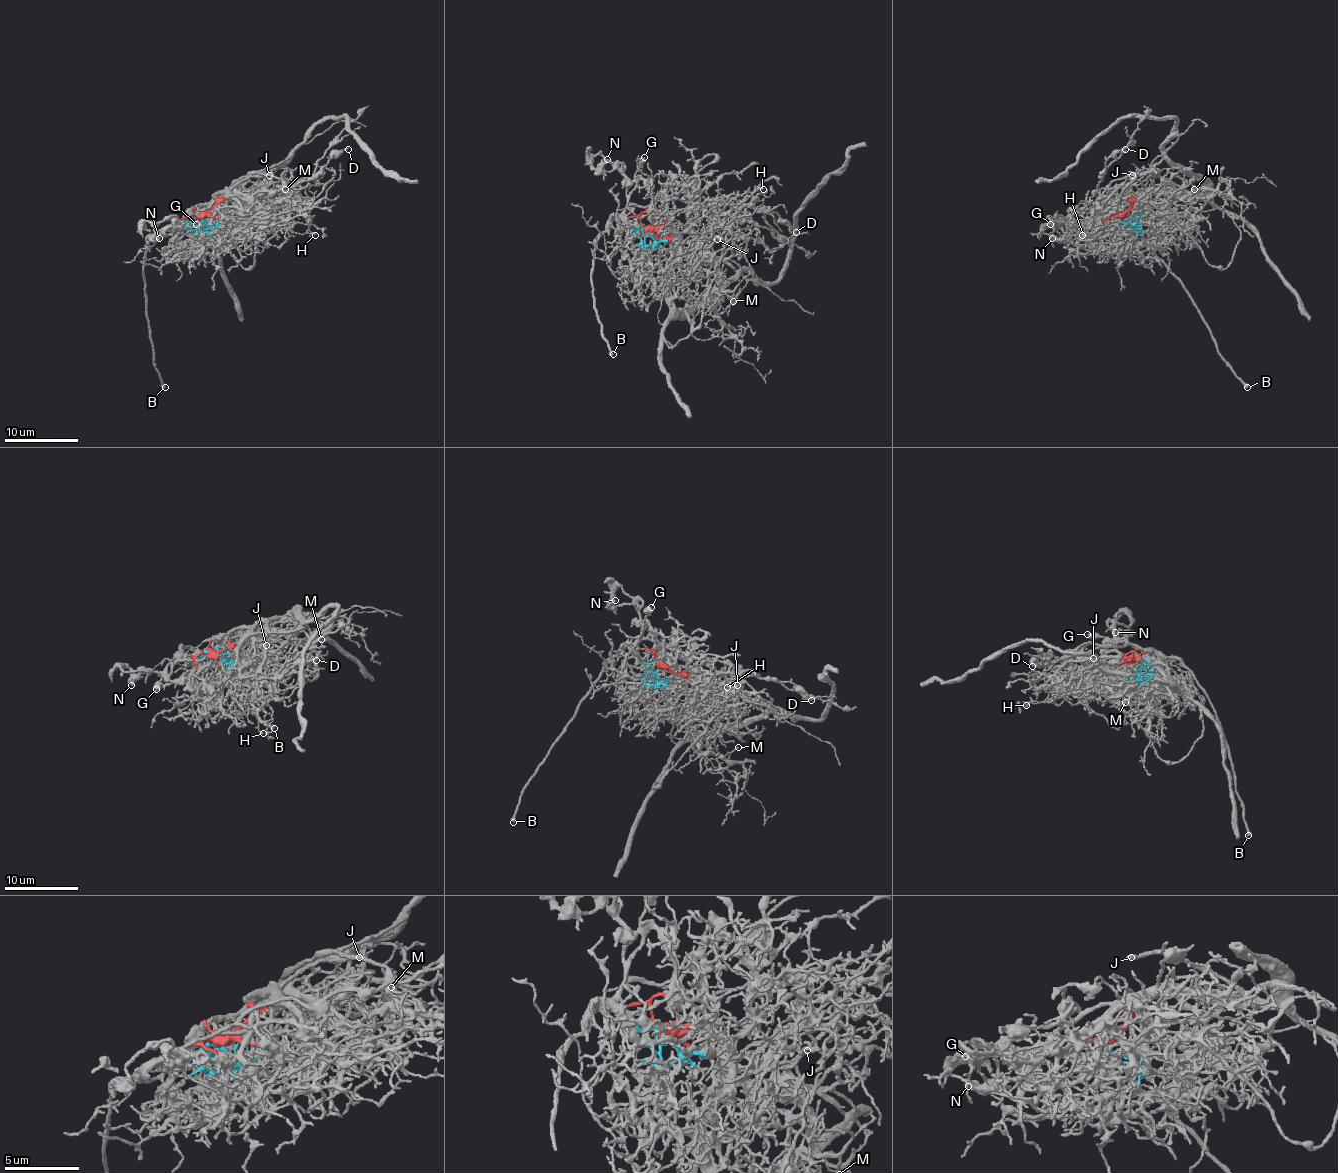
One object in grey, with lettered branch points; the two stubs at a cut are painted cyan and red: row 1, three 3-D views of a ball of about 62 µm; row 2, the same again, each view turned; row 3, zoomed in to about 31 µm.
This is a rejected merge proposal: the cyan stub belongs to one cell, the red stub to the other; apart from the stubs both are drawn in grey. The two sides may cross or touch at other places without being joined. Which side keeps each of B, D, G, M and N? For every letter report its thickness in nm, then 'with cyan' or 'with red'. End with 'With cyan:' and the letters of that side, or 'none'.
B: 360 nm | with red
D: 130 nm | with red
G: 500 nm | with red
M: 70 nm | with cyan
N: 400 nm | with red
With cyan: M

